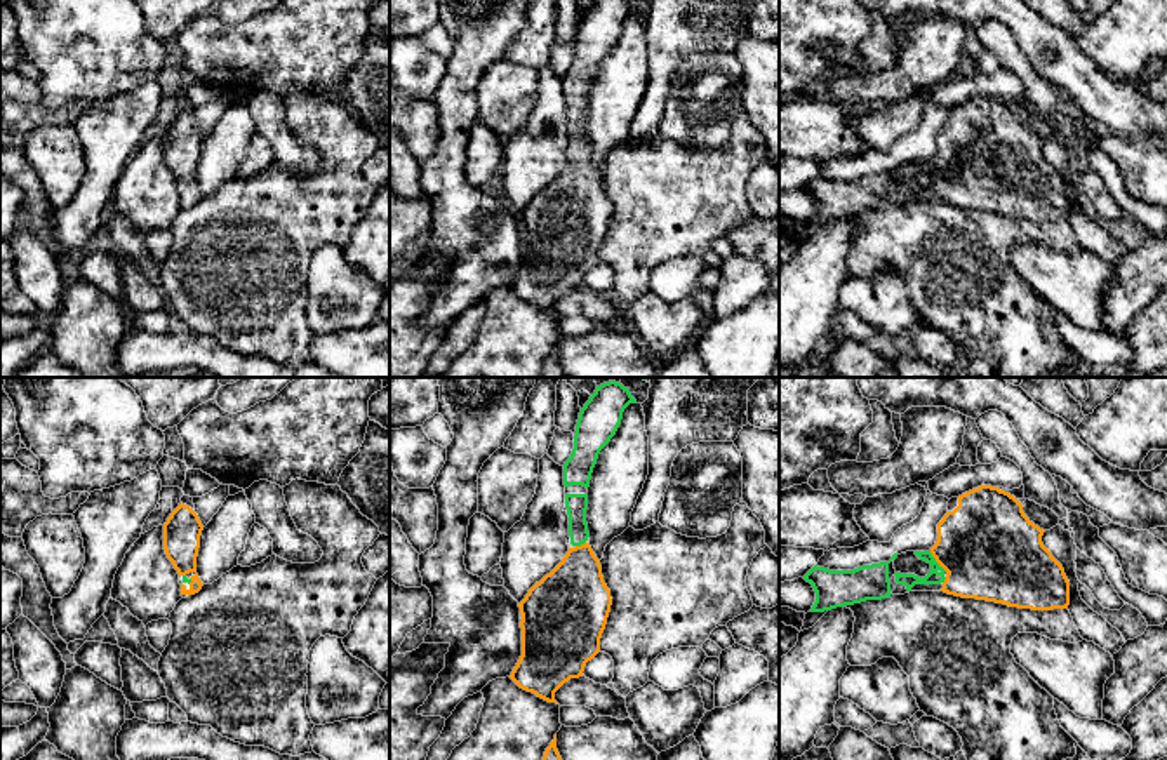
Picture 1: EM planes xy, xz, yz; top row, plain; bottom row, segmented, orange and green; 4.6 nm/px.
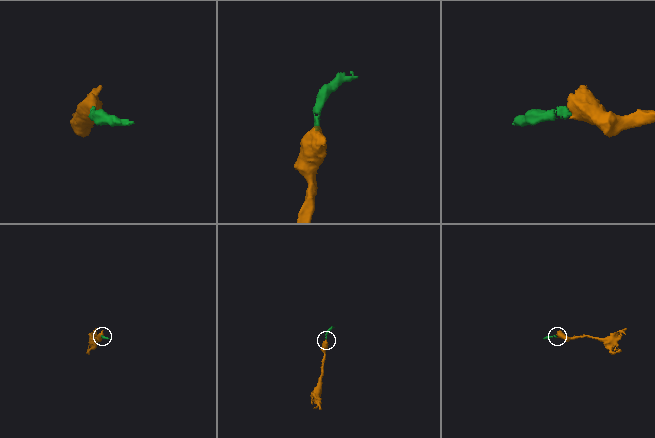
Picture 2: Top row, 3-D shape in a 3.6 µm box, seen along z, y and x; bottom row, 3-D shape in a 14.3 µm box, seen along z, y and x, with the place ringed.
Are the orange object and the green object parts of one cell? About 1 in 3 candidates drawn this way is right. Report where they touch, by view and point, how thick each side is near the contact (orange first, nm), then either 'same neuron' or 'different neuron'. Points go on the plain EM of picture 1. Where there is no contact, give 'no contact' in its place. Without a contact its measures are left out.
contact yz (936, 171); calibres 460 and 60 nm; same neuron

